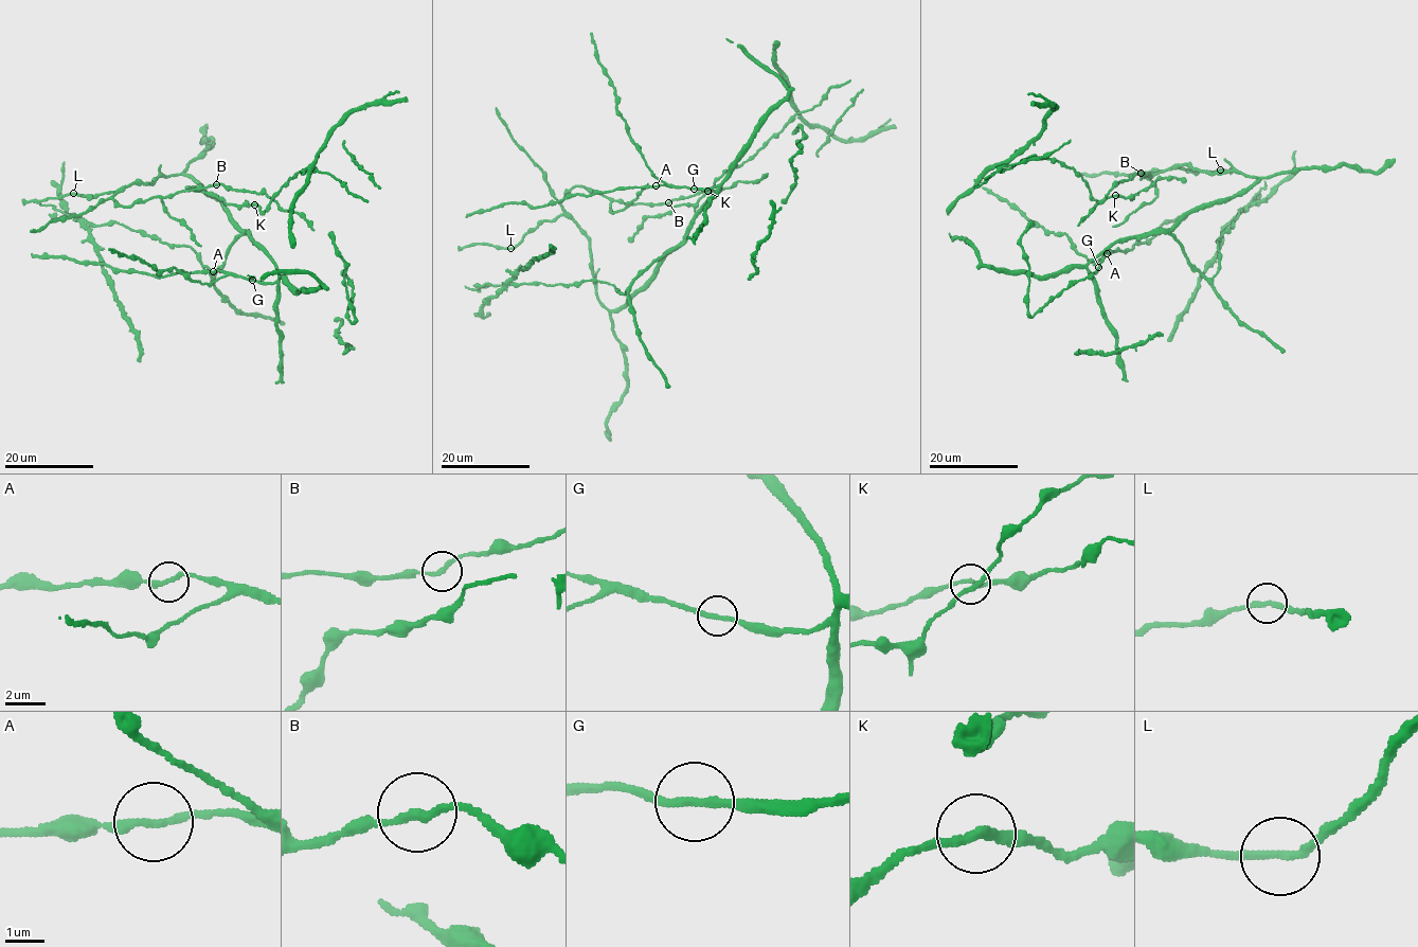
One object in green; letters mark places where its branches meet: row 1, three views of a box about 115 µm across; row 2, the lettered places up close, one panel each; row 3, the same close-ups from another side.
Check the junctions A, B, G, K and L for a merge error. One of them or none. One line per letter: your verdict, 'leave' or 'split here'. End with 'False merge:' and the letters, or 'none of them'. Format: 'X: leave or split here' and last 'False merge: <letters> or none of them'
A: leave
B: leave
G: leave
K: leave
L: leave
False merge: none of them

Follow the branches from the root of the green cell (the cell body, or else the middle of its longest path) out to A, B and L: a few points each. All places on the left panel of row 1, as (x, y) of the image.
A: (150, 182), (162, 174), (192, 176), (265, 249), (277, 279), (257, 282), (213, 271)
B: (150, 182), (123, 186), (111, 197), (119, 204), (131, 206), (153, 197), (172, 197), (177, 192), (216, 184)
L: (150, 182), (129, 184), (117, 192), (92, 197), (73, 193)

